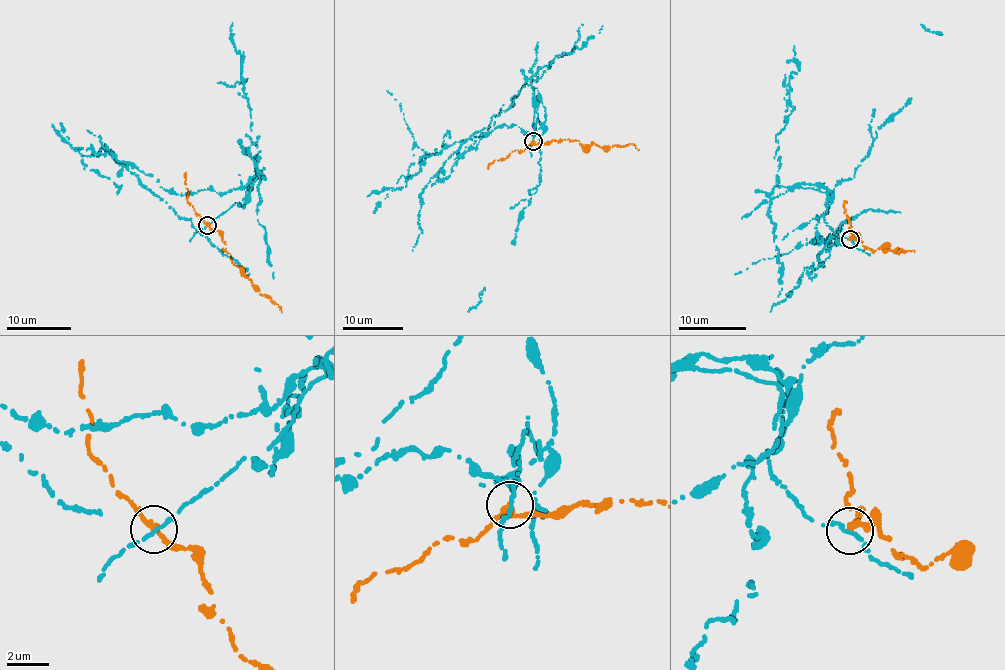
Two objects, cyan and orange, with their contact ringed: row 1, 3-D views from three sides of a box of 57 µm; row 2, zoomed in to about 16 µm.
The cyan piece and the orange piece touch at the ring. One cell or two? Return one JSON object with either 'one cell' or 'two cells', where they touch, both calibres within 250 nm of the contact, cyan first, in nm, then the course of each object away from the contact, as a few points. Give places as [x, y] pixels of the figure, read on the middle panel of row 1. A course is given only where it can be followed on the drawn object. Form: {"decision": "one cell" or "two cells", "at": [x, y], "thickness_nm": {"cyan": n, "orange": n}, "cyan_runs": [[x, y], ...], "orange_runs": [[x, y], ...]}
{"decision": "two cells", "at": [533, 141], "thickness_nm": {"cyan": 170, "orange": 260}, "cyan_runs": [[533, 140], [546, 120], [536, 105], [534, 134], [502, 124], [429, 155], [397, 188], [450, 138]], "orange_runs": [[533, 140], [544, 144], [578, 140], [584, 146], [631, 144], [639, 149]]}

